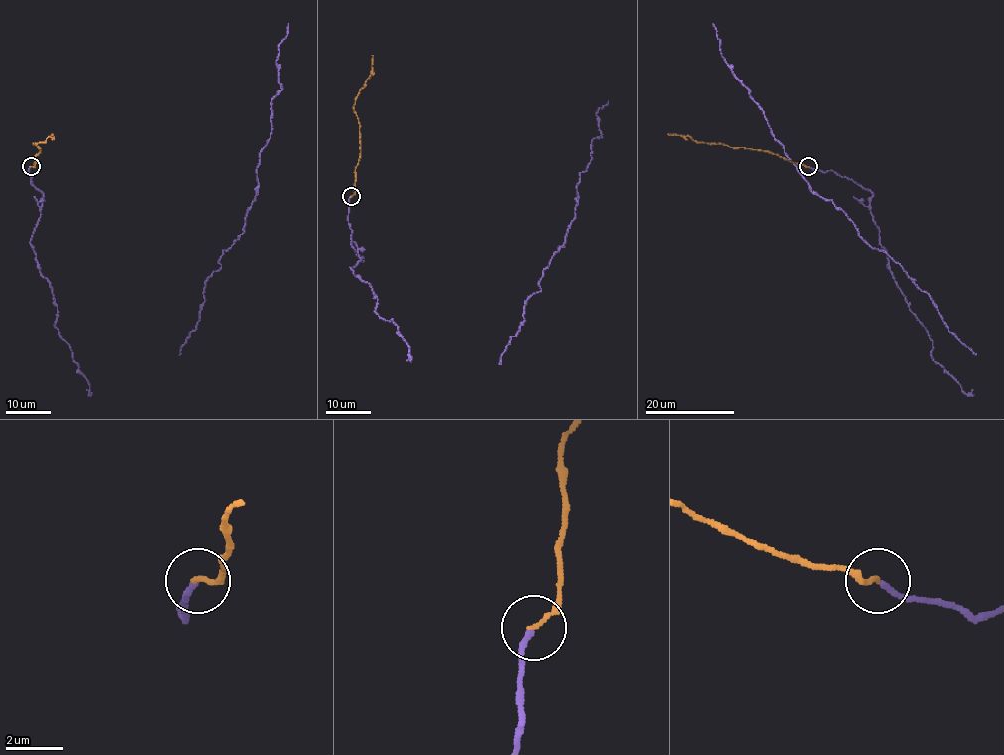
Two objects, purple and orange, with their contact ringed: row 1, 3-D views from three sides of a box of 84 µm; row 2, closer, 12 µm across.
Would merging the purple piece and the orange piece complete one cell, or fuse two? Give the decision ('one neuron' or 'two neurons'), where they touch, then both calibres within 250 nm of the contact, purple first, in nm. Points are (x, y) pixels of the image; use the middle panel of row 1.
one neuron; at (351, 196); 190 nm thick on the purple side, 160 nm on the other

